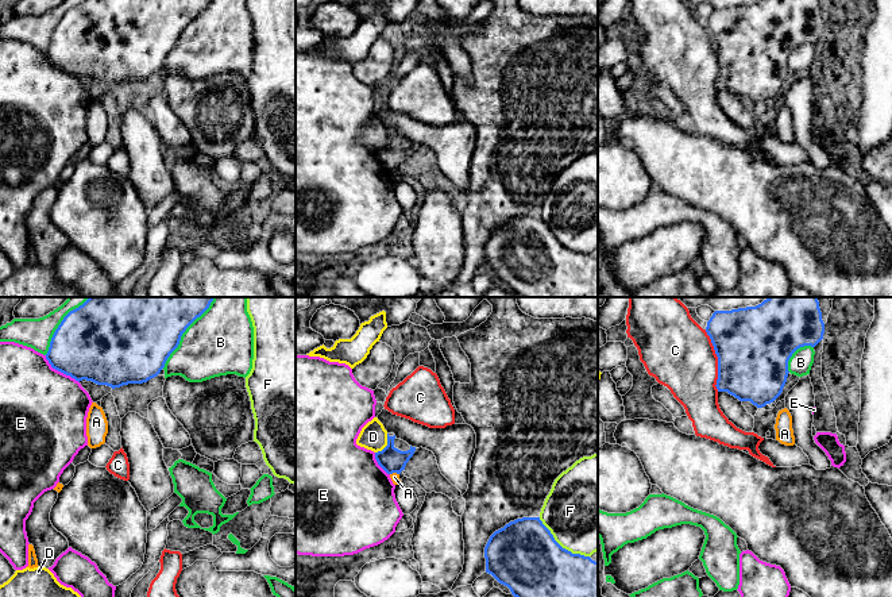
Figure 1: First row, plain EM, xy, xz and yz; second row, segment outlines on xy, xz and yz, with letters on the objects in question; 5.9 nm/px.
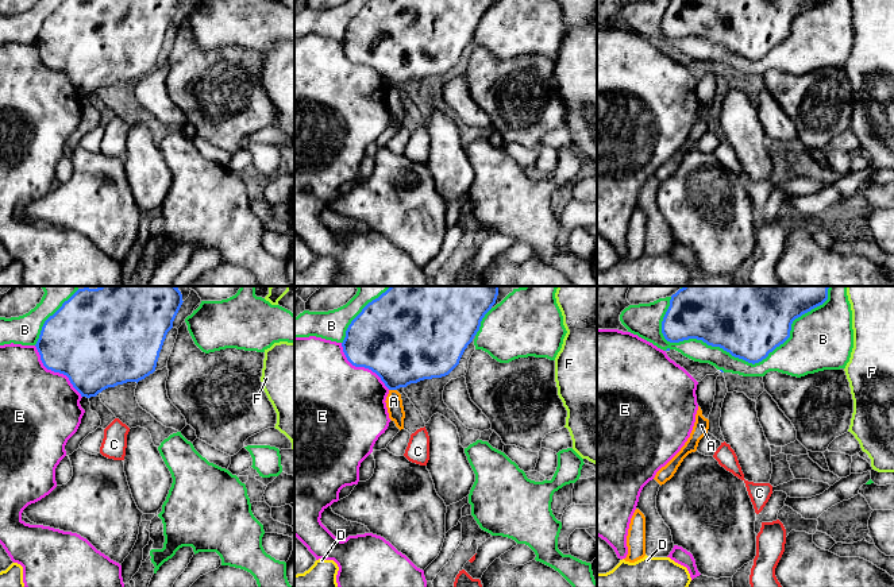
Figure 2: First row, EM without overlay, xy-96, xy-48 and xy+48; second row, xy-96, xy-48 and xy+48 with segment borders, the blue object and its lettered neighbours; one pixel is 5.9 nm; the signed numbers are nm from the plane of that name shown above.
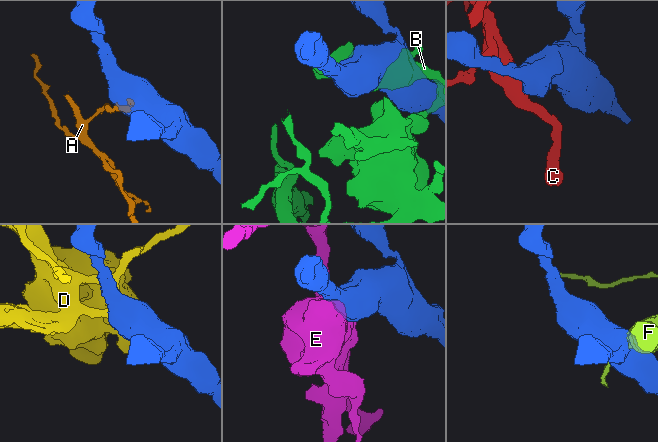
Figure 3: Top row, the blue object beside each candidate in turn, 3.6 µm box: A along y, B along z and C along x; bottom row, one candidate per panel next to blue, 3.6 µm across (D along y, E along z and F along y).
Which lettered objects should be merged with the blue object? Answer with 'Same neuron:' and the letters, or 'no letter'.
Same neuron: no letter

